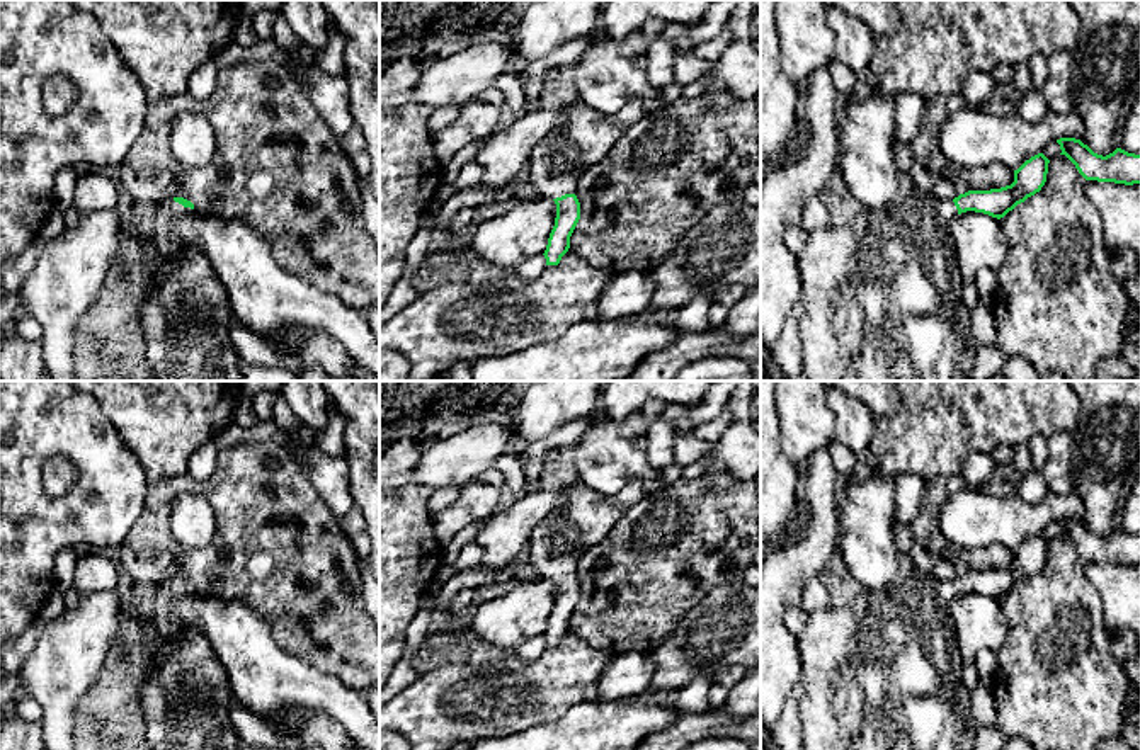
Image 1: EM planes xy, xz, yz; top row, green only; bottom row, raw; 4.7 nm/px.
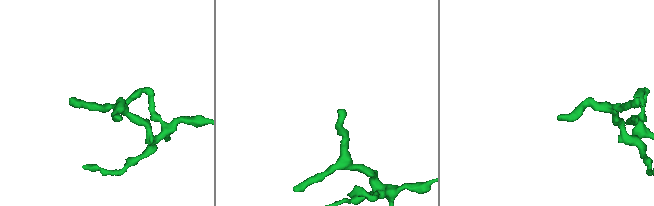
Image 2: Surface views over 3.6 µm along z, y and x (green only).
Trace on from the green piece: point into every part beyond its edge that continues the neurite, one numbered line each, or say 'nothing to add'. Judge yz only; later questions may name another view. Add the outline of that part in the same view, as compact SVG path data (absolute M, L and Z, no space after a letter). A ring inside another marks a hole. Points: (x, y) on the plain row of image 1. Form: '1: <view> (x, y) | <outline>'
1: yz (887, 677) | M898 554L895 578L880 590L866 590L861 611L830 607L812 612L805 629L796 636L801 651L801 680L805 694L800 702L803 750L973 750L977 723L972 714L970 690L961 682L963 656L958 648L958 636L951 621L949 604L958 597L953 582L936 580L929 571L919 568L910 554Z

